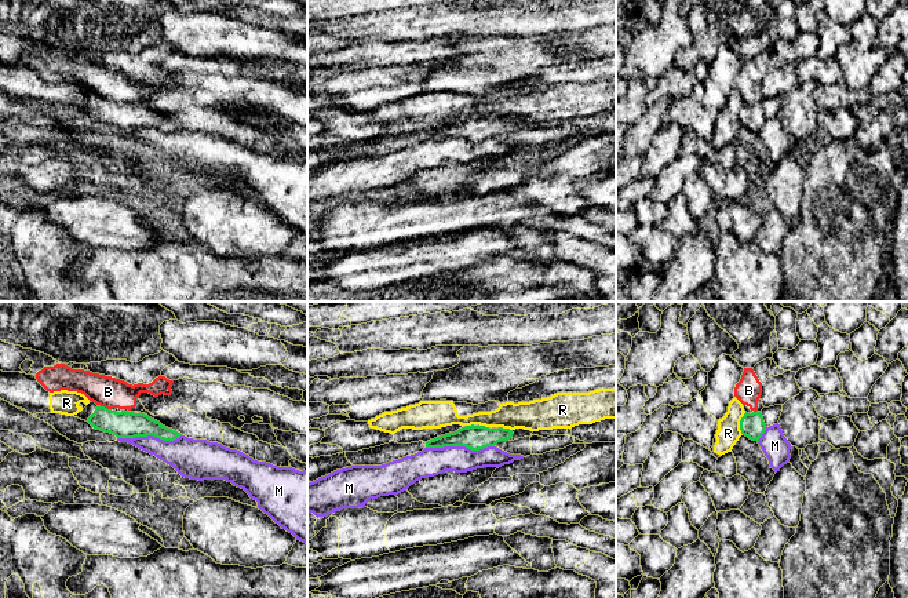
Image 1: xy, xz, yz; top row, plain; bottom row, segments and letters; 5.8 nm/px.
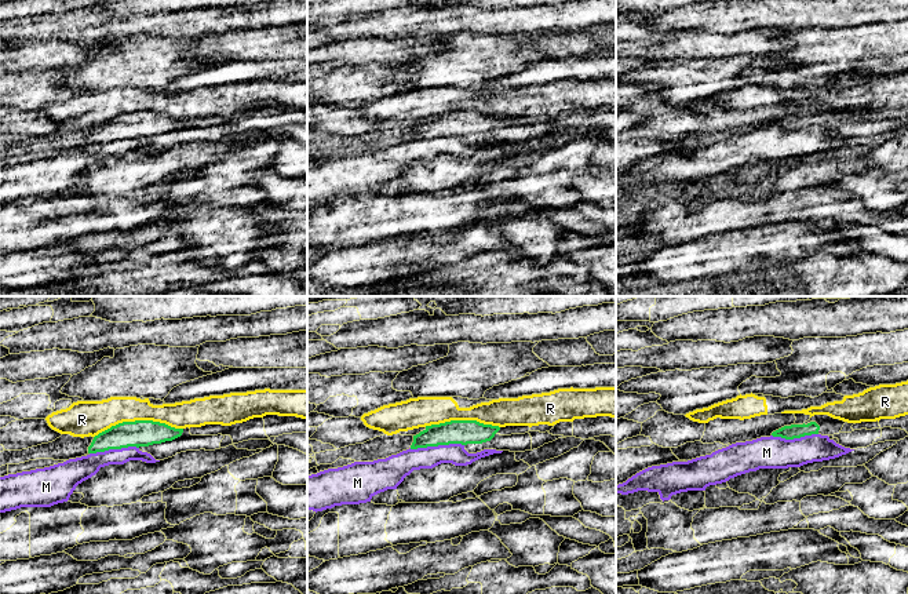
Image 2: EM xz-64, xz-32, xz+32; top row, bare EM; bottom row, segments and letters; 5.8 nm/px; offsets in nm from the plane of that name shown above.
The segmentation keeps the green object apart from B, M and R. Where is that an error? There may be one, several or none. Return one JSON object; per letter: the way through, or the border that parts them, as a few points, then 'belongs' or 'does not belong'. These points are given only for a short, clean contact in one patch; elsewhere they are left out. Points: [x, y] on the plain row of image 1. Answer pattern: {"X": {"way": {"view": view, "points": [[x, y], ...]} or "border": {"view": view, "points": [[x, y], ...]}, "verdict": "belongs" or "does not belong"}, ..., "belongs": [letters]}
{"B": {"border": {"view": "xy", "points": [[98, 95], [110, 101]]}, "verdict": "does not belong"}, "M": {"verdict": "does not belong"}, "R": {"verdict": "does not belong"}, "belongs": []}

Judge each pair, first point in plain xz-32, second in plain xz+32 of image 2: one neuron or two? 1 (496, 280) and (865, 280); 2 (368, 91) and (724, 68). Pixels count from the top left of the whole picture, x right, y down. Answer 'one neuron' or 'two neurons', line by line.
1: one neuron
2: one neuron

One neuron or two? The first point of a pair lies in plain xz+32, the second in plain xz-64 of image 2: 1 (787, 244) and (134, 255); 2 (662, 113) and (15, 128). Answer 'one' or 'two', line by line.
1: one
2: one

